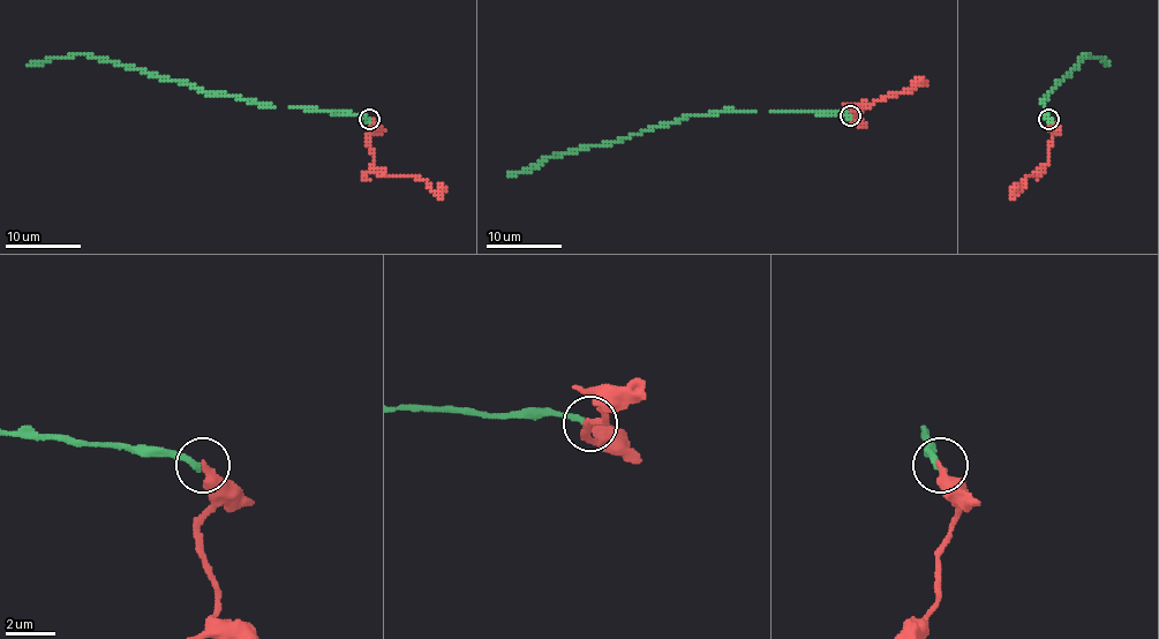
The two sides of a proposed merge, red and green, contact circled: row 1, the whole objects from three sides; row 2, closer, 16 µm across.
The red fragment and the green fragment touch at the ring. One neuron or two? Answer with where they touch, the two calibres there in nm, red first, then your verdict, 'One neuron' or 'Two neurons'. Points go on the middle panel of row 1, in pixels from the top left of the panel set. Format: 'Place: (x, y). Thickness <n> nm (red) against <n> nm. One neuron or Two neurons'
Place: (850, 115). Thickness 400 nm (red) against 260 nm. Two neurons

